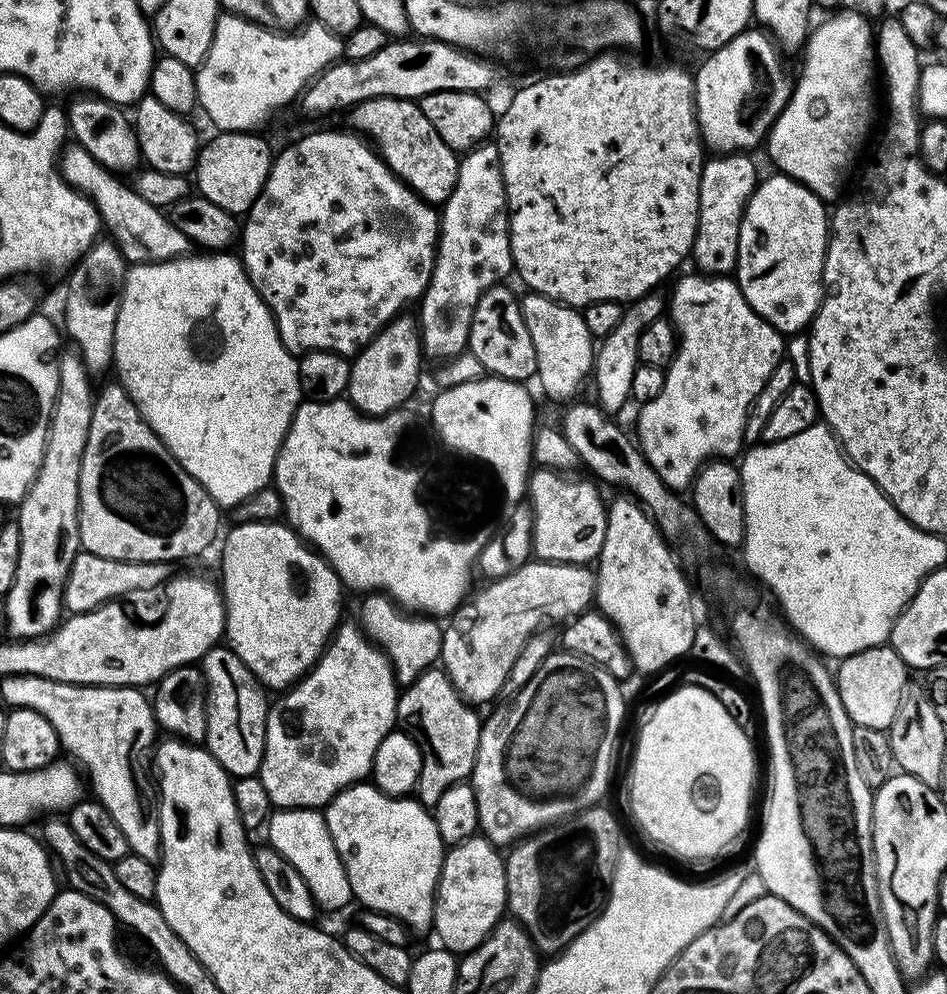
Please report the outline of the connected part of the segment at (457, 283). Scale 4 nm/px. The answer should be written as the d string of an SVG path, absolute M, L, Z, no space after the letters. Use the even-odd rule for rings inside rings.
M485 142L460 160L458 182L440 212L440 235L436 263L430 282L418 301L420 347L432 360L447 362L468 346L474 310L488 288L497 287L513 275L508 203L495 143Z

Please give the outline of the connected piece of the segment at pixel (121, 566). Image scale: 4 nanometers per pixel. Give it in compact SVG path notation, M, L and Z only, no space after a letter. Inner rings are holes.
M81 550L70 566L68 581L64 587L64 608L69 613L93 612L98 606L109 602L128 598L131 592L148 592L159 589L169 579L170 571L167 563L142 562L135 564L129 560L111 560L98 558L98 554L90 554Z

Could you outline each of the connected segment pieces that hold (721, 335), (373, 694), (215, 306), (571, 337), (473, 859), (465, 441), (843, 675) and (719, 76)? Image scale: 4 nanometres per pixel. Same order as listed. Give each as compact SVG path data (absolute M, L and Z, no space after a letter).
M695 274L696 276L684 276L672 288L671 298L667 301L666 312L670 317L672 325L676 328L678 337L678 347L676 357L672 359L664 374L664 385L662 386L662 394L658 394L658 398L654 398L649 404L643 405L640 411L640 436L639 443L642 445L644 456L650 462L650 466L662 478L662 482L666 482L666 486L673 490L684 490L695 481L697 473L709 461L717 458L732 458L736 451L739 453L745 447L744 431L746 430L746 422L748 414L752 410L752 404L756 400L756 395L762 390L762 386L766 386L766 378L770 378L770 370L774 370L774 366L778 366L780 360L786 356L786 340L785 337L777 330L769 320L763 320L762 317L750 306L750 302L746 302L746 298L742 294L742 290L736 284L735 279L728 276L710 276L707 274Z
M344 622L337 627L319 662L303 680L297 680L281 696L284 696L281 700L271 701L266 718L264 757L258 773L260 781L277 809L323 809L343 788L361 783L371 773L378 742L382 742L396 724L396 671L388 655L368 639L359 623Z
M232 254L192 255L178 256L175 260L159 260L156 264L133 264L127 269L128 281L124 284L120 297L118 364L120 360L120 368L124 371L122 383L128 391L128 397L138 406L145 422L156 431L158 438L162 438L162 442L172 451L176 461L208 491L210 498L214 498L214 502L219 504L221 509L232 510L250 499L260 488L269 487L273 479L276 455L288 427L292 425L294 414L302 403L300 361L282 342L272 320L272 312L266 306L266 302L262 302L258 290L254 290L250 278L244 273L243 263L235 255L234 257L228 256Z
M533 291L527 295L520 300L520 309L530 334L530 342L534 342L535 379L540 380L541 390L550 399L571 401L575 397L572 395L583 386L584 379L587 381L593 375L594 337L590 330L586 330L584 317L577 309Z
M483 834L471 836L460 844L453 844L445 851L440 881L436 884L436 913L432 919L434 936L440 939L437 940L439 947L447 948L449 952L457 954L472 952L496 929L497 924L505 919L508 891L504 869L505 857L502 852L500 856L500 852L501 849Z
M487 374L474 382L462 382L458 386L440 388L437 396L432 400L430 422L438 423L440 431L444 433L443 444L450 443L456 448L464 449L464 452L487 457L487 460L491 460L489 466L494 471L502 471L507 474L524 471L527 473L528 464L533 463L532 441L538 421L536 422L536 408L532 405L532 396L524 388L527 387L521 381L503 380Z
M891 646L867 648L853 656L843 657L839 664L840 669L835 669L834 672L836 689L853 725L881 730L891 729L900 709L900 699L905 696L909 687L908 665L902 662L900 655Z
M737 38L735 40L731 40L730 42L726 42L726 46L722 46L721 48L715 49L715 52L709 58L708 61L705 62L704 65L701 66L697 72L694 72L694 99L696 102L696 125L700 127L700 139L705 147L705 149L711 150L716 154L723 154L725 152L742 152L747 153L748 148L752 148L756 143L761 143L762 137L766 132L766 124L764 128L764 107L773 109L782 109L788 104L788 97L791 96L793 90L794 80L793 77L788 77L786 73L784 73L784 60L780 55L782 55L781 49L777 47L775 43L771 39L765 38L765 40L744 40L745 38Z

